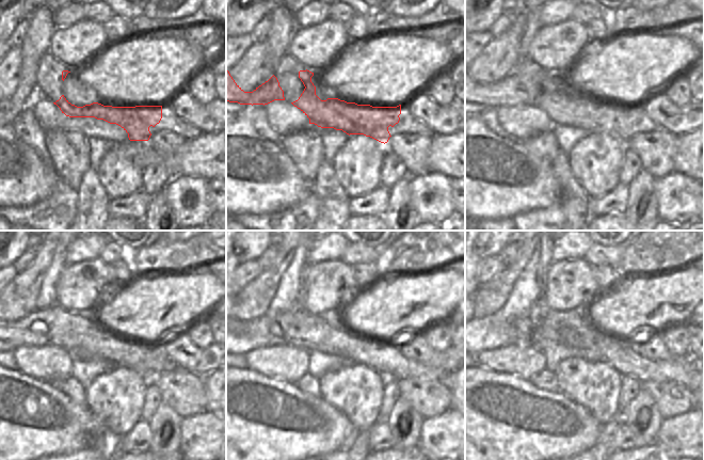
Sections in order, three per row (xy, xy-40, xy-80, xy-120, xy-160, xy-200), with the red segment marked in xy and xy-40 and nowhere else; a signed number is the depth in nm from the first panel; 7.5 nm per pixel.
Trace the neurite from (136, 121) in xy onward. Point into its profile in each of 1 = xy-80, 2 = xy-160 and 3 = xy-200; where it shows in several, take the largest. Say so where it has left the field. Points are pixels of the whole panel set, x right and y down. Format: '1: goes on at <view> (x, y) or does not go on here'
1: goes on at xy-80 (545, 91)
2: goes on at xy-160 (298, 328)
3: goes on at xy-200 (619, 353)

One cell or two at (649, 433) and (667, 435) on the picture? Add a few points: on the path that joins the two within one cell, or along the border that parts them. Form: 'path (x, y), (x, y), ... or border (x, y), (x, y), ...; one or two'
border (664, 418), (659, 426), (657, 438), (654, 441); two

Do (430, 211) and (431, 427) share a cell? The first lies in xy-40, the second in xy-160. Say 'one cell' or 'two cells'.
one cell

